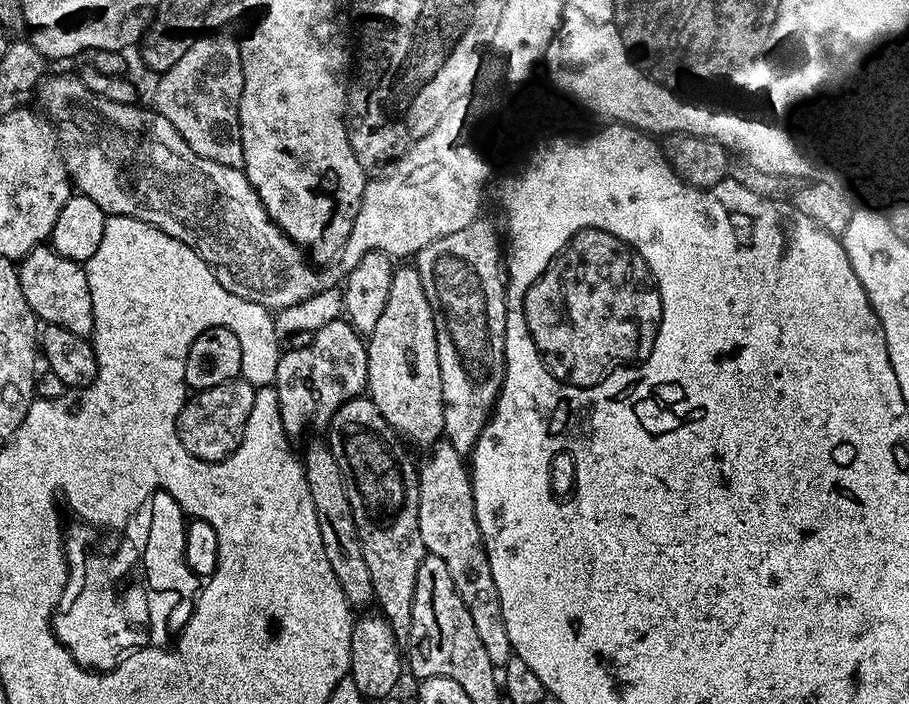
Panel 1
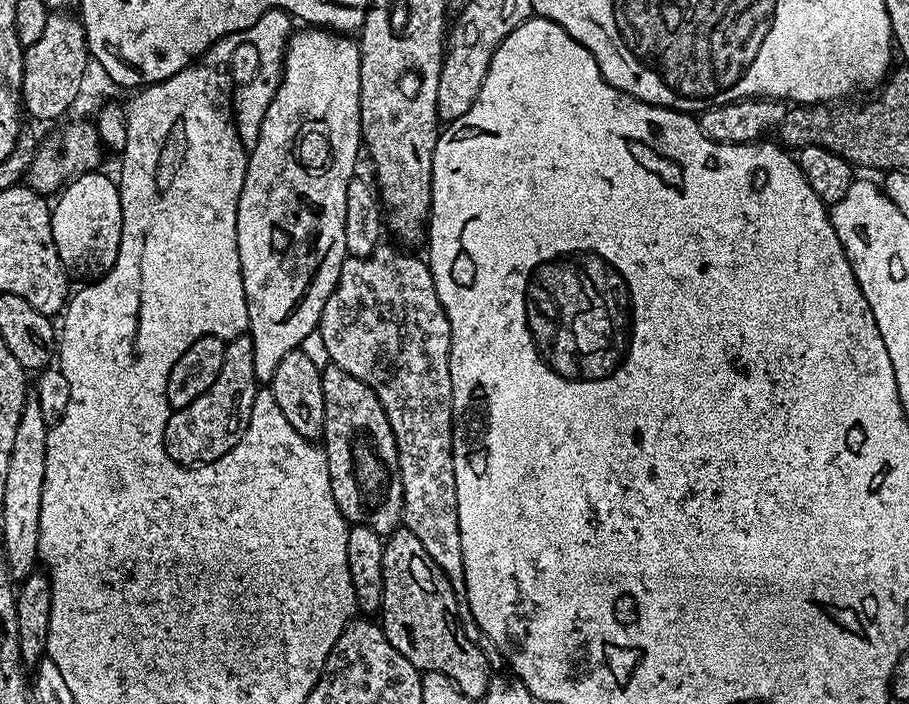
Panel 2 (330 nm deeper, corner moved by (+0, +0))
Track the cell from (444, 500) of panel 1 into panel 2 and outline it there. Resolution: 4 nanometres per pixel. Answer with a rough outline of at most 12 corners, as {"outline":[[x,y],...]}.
{"outline":[[349,256],[328,360],[394,430],[403,527],[468,603],[452,331],[423,259]]}

